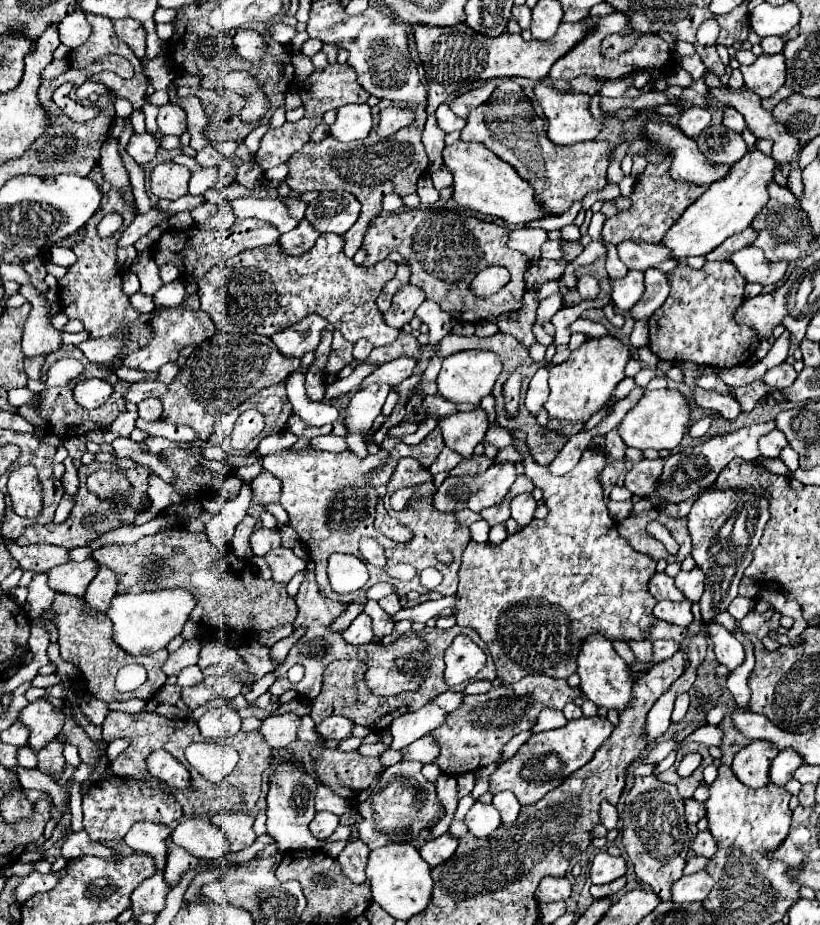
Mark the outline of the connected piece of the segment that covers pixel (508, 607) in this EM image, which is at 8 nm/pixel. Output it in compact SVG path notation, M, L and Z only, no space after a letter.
M586 450L580 458L580 462L576 464L576 468L564 476L552 476L548 474L542 466L538 466L532 456L522 458L522 464L526 468L526 476L534 482L534 486L542 488L544 492L544 504L548 506L548 516L544 520L532 520L526 528L522 528L520 532L516 532L514 536L508 536L502 544L478 544L478 542L470 542L468 548L462 554L462 566L460 566L460 584L458 584L458 594L456 594L456 604L450 608L450 614L456 618L458 626L470 626L478 632L478 636L488 644L488 650L496 662L496 670L498 670L498 678L502 680L502 684L514 684L520 678L528 676L528 674L546 674L550 678L568 678L570 674L576 672L576 654L582 646L582 640L586 640L590 634L604 634L608 640L622 640L626 638L636 638L642 640L644 632L648 630L648 626L652 626L652 622L656 620L652 616L652 608L656 606L656 600L652 598L652 594L648 592L648 582L652 578L652 574L656 574L656 560L646 558L644 554L636 552L624 538L620 538L620 534L616 532L616 522L614 518L610 518L608 508L604 504L602 498L602 486L596 482L596 474L606 466L606 456L604 454L596 454L592 450Z

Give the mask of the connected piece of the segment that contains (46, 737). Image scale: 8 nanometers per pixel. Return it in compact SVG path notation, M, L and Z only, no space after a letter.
M38 700L30 702L22 710L20 722L30 730L28 746L32 750L42 750L44 746L48 746L48 742L52 742L52 738L60 734L64 726L64 714L48 700Z

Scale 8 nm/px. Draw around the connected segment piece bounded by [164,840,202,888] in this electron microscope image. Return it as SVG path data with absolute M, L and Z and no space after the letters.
M168 840L168 864L166 864L166 876L164 876L168 888L174 888L180 882L184 872L194 870L198 866L202 866L202 860L198 860L196 856L188 854L184 848Z

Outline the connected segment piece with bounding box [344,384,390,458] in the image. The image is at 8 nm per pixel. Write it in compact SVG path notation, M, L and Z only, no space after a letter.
M372 384L356 392L350 400L350 406L346 408L346 424L350 436L346 438L350 450L358 454L358 458L368 456L368 446L362 440L362 430L370 430L374 424L374 418L382 412L384 400L390 392L388 384Z

